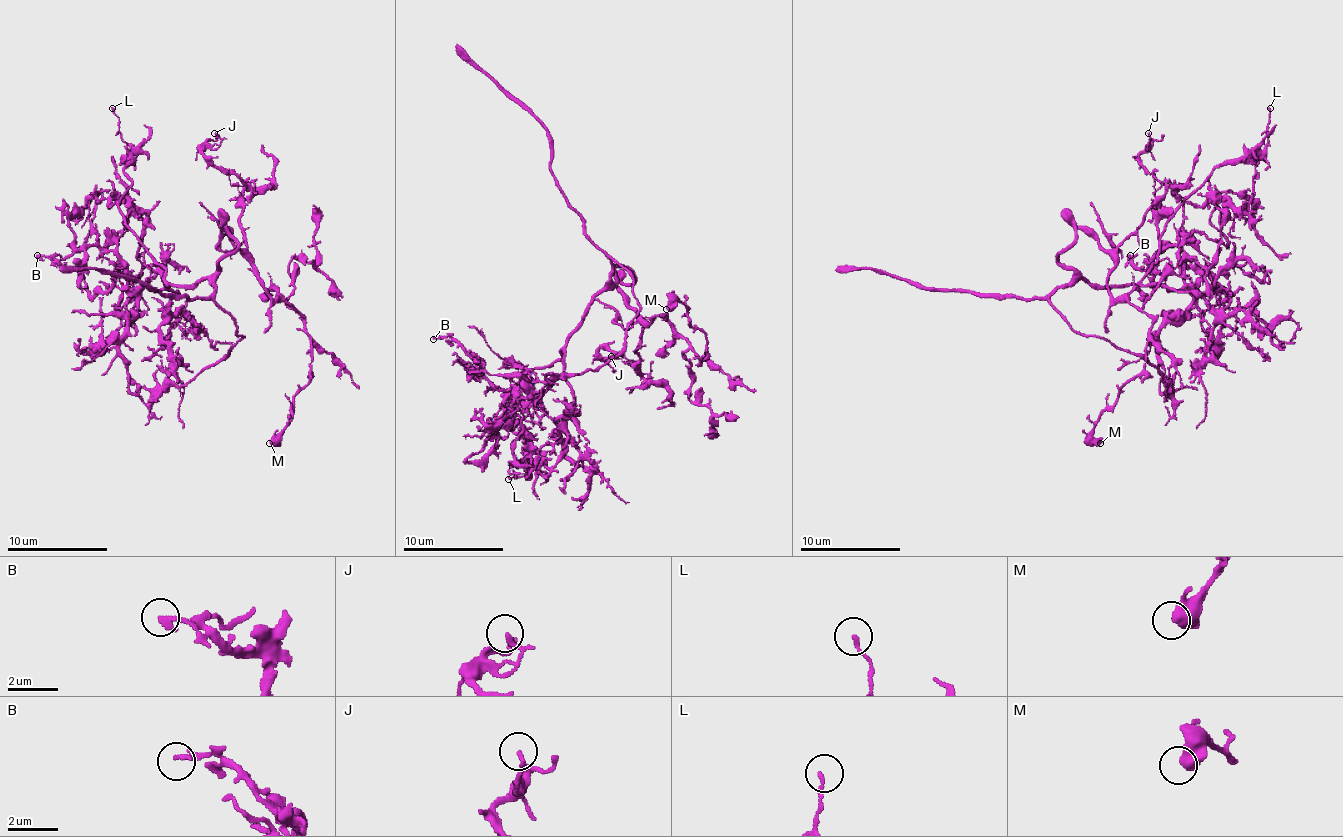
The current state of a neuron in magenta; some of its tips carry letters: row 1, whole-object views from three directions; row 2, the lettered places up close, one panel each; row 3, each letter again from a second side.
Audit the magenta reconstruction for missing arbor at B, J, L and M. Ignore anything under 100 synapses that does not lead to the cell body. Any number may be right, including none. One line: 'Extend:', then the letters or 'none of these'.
Extend: none of these

